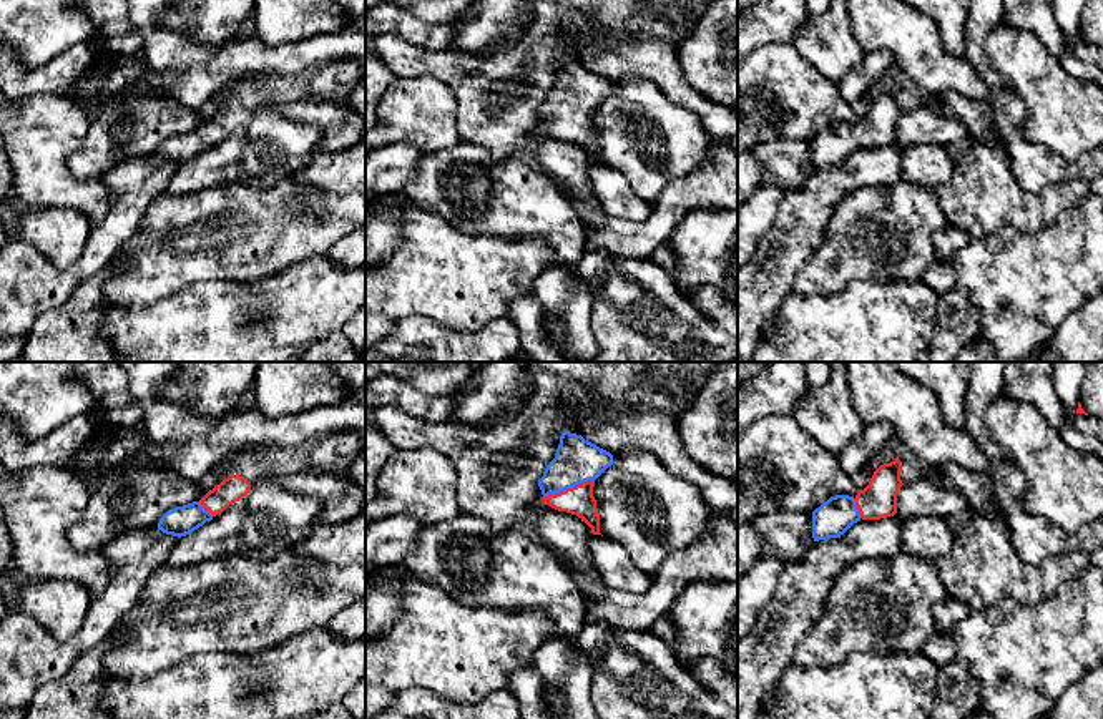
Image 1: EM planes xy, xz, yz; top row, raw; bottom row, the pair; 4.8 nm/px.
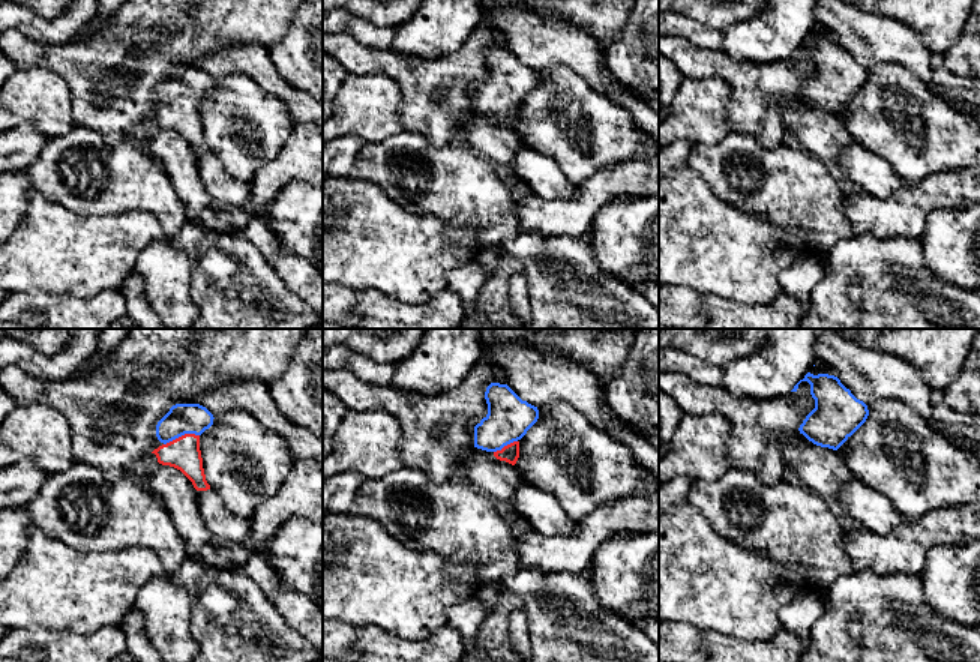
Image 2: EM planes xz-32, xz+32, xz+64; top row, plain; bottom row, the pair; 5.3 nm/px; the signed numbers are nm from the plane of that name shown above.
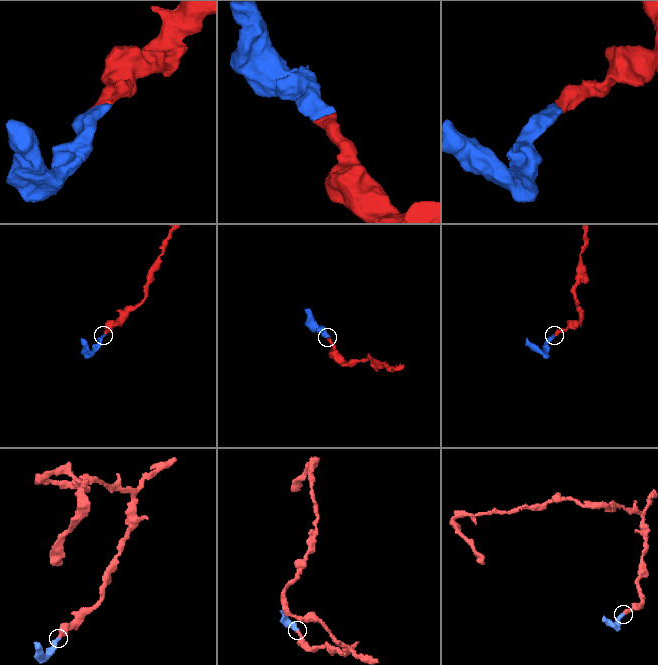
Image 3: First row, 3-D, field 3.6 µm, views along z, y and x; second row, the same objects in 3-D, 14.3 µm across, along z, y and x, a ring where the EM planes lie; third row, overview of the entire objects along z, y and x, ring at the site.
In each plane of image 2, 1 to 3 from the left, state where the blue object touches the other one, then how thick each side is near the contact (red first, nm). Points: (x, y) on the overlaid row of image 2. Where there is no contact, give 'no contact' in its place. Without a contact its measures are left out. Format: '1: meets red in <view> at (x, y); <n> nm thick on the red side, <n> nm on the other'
1: meets red in xz-32 at (182, 436); 180 nm thick on the red side, 160 nm on the other
2: meets red in xz+32 at (505, 446); 90 nm thick on the red side, 240 nm on the other
3: no contact

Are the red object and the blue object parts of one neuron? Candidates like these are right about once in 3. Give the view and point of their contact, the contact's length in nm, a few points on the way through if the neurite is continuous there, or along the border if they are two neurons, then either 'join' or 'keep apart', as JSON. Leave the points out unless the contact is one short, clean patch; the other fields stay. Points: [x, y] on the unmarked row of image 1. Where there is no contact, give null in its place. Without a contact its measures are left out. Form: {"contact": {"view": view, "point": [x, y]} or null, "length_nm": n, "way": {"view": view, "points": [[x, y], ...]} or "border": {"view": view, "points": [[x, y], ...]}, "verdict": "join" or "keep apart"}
{"contact": {"view": "xz", "point": [568, 117]}, "length_nm": 260, "way": {"view": "xz", "points": [[578, 128], [568, 117], [568, 107], [577, 88]]}, "verdict": "join"}

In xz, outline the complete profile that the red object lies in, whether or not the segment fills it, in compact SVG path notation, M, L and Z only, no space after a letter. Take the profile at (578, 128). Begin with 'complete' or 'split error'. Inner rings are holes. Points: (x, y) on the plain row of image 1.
split error; M563 60L555 86L538 108L542 130L558 139L576 143L593 163L601 163L593 115L595 108L611 93L610 80L581 63Z

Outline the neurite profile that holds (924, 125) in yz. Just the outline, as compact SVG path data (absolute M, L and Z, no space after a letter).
M922 100L917 108L900 115L894 146L902 153L915 144L962 148L967 139L968 131L962 120L942 115L937 101Z

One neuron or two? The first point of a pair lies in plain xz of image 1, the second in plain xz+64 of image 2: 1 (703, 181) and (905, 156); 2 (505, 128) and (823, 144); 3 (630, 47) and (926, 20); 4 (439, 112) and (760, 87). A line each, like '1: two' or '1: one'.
1: two
2: two
3: two
4: two

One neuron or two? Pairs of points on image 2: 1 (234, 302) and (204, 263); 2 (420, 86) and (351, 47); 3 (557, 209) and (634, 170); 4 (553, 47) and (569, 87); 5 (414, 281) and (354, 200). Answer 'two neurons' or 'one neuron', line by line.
1: one neuron
2: one neuron
3: one neuron
4: two neurons
5: one neuron

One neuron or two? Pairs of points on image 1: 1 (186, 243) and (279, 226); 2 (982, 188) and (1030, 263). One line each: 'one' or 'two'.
1: one
2: two

